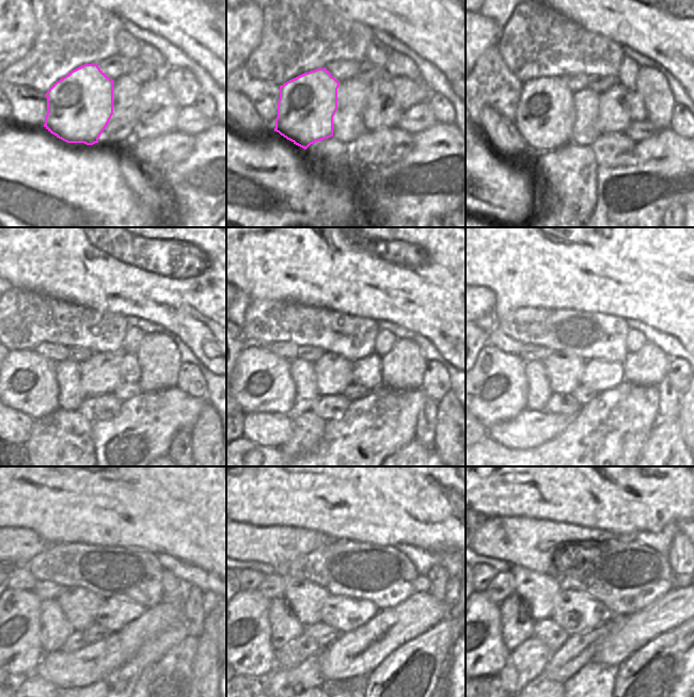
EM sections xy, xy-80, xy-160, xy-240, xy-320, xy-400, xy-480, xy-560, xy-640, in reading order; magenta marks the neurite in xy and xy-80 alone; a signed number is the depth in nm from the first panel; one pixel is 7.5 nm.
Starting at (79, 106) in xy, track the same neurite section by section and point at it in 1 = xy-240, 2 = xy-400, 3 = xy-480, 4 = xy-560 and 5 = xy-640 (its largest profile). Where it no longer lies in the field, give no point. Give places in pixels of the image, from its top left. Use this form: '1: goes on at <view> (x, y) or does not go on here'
1: goes on at xy-240 (26, 382)
2: goes on at xy-400 (495, 390)
3: goes on at xy-480 (9, 634)
4: goes on at xy-560 (248, 650)
5: goes on at xy-640 (487, 654)

